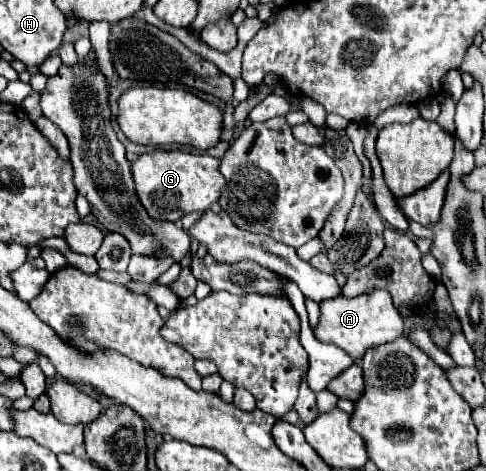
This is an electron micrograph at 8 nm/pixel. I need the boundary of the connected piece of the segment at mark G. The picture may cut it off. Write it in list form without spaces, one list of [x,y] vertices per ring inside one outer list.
[[[153,150],[141,154],[131,164],[135,192],[147,214],[165,222],[179,222],[185,214],[205,212],[219,200],[225,178],[219,172],[219,160],[207,154],[191,154],[183,150]]]

